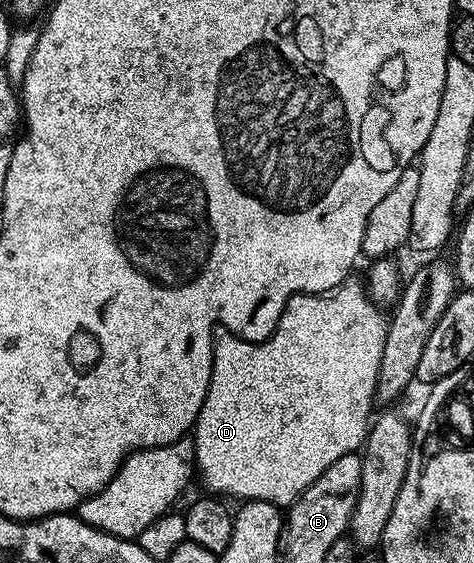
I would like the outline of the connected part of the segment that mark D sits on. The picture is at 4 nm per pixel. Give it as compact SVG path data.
M347 278L334 290L328 290L322 294L291 296L274 334L267 340L258 342L245 340L241 336L236 336L234 332L226 330L214 333L209 390L205 394L205 402L197 414L193 429L195 467L198 475L203 475L204 482L215 491L212 493L222 494L224 497L240 496L240 501L243 502L268 500L271 504L290 506L298 500L299 495L306 488L313 486L313 482L317 482L317 478L321 478L321 474L325 474L325 470L329 470L329 466L333 466L333 462L337 462L337 458L345 458L345 454L350 452L358 453L364 447L368 429L373 421L371 407L377 404L381 356L385 350L385 338L387 337L388 321L379 312L382 311L372 302L366 287L360 281L358 284L355 278Z

